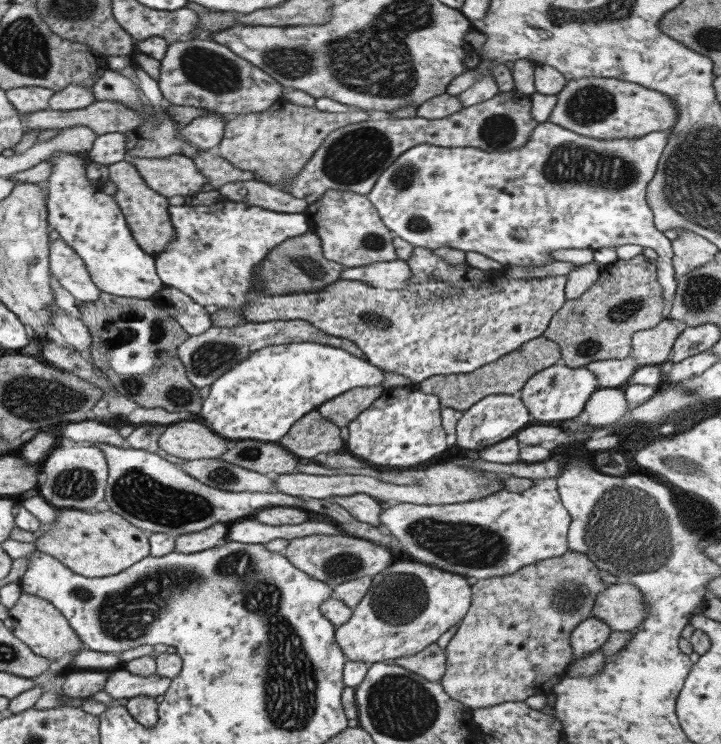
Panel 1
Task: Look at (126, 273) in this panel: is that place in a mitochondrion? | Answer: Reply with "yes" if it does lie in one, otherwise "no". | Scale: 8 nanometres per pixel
no

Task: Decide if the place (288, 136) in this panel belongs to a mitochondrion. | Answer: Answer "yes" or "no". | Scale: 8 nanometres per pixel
no

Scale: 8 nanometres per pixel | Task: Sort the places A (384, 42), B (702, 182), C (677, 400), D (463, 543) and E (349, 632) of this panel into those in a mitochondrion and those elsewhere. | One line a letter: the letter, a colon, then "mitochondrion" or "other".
A: mitochondrion
B: mitochondrion
C: mitochondrion
D: mitochondrion
E: other

